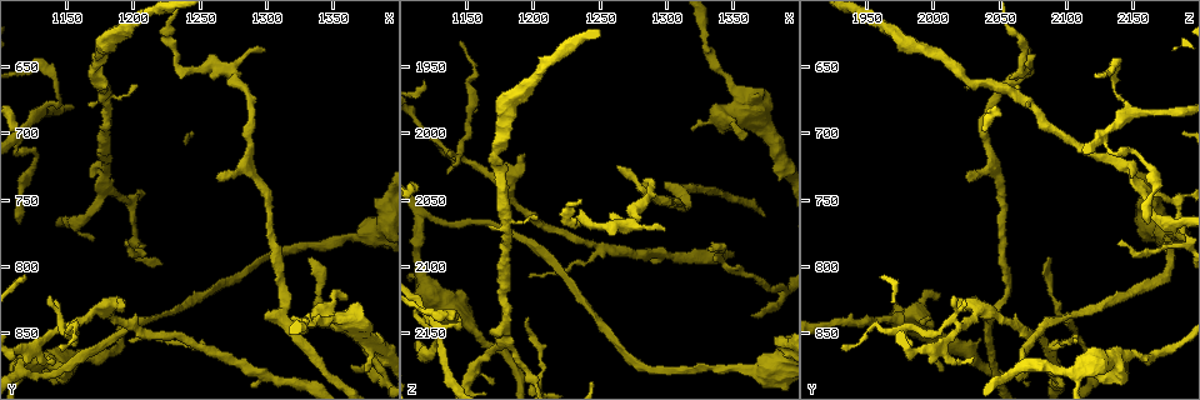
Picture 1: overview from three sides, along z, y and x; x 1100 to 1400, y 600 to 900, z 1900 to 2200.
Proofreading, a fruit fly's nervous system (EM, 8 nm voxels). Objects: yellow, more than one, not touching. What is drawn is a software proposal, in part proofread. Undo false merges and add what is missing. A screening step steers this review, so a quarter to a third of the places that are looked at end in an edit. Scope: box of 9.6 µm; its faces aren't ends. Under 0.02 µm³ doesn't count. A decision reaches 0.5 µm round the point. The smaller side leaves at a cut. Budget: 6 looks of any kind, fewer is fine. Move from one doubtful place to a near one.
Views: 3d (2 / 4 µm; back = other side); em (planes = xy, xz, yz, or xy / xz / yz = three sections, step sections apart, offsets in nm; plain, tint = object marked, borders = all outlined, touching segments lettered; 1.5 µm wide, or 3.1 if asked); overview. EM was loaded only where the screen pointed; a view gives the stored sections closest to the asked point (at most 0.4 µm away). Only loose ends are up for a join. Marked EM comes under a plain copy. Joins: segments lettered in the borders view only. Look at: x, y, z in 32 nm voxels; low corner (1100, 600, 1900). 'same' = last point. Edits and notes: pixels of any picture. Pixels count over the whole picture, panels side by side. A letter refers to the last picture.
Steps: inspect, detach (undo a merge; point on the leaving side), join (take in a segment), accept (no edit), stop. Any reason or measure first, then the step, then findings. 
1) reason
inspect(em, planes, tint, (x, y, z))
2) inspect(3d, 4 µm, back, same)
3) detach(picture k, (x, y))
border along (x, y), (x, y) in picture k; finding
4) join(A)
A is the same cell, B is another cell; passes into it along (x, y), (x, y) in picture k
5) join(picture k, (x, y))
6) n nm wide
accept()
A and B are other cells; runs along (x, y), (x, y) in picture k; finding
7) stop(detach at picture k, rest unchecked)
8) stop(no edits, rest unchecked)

an open end
inspect(em, planes, tint, (1364, 874, 2136))

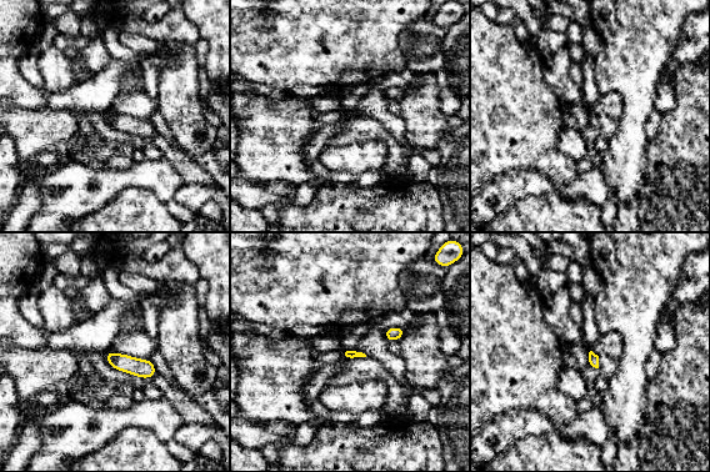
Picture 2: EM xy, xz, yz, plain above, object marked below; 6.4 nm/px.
inspect(em, planes, borders, same)

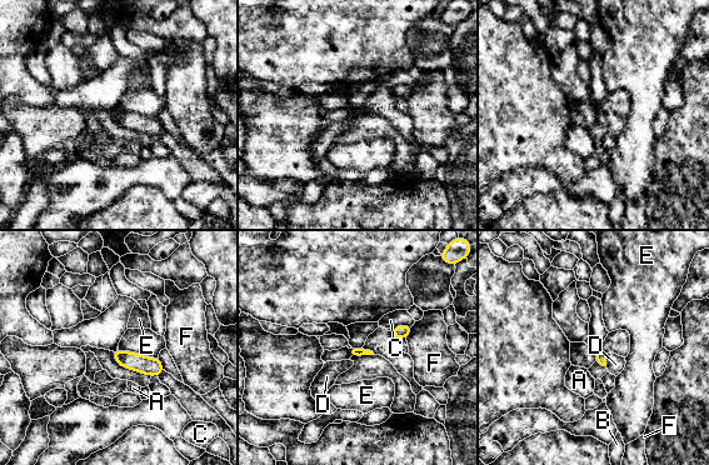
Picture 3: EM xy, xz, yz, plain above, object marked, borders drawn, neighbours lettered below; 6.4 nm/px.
C touches over 140 nm
join(D)
D is the same cell, A, B, C, E and F are other cells; passes into it along (600, 356), (605, 360), (615, 364) in picture 3; it goes on there

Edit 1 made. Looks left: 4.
inspect(overview)

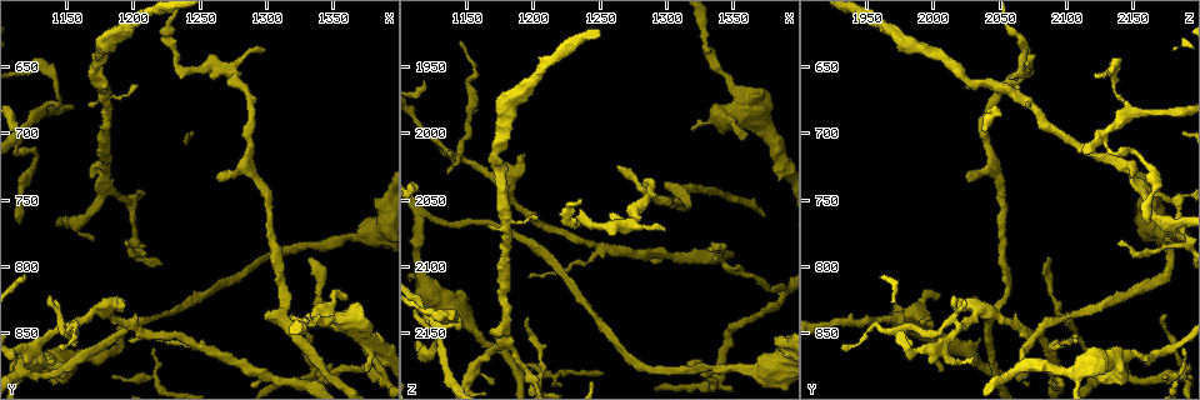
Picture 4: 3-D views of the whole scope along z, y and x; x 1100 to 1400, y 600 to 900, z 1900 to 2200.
three arms meet
inspect(em, planes, tint, (1148, 844, 2018))

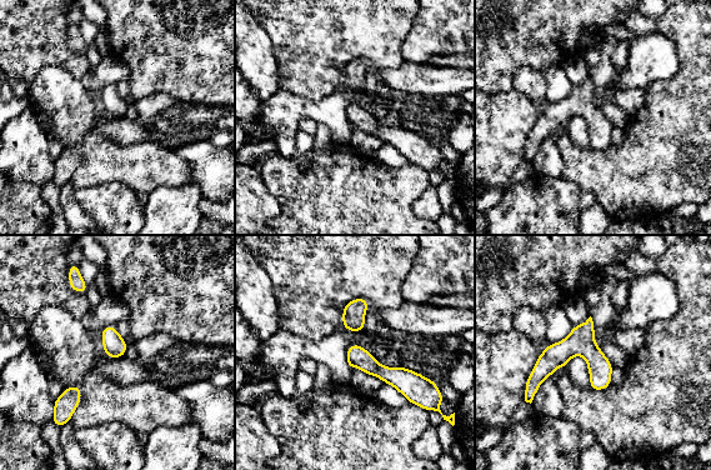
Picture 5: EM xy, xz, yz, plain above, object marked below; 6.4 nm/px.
inspect(em, planes, borders, same)

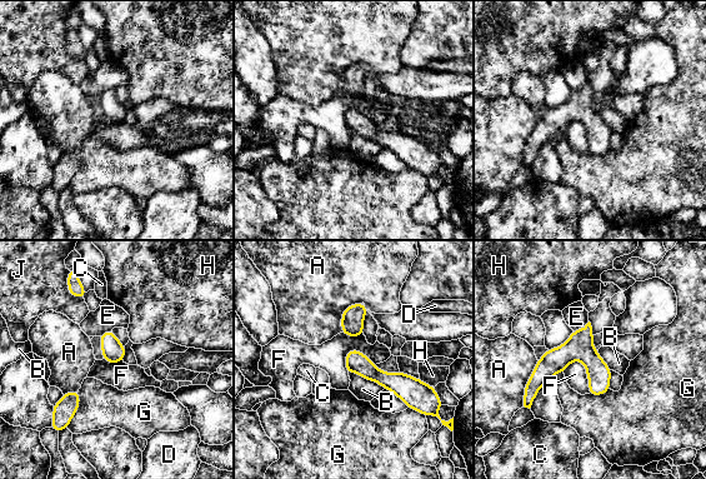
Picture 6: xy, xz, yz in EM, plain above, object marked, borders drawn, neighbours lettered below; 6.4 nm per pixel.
140 nm wide
accept()
A, B, C, D, E, F, G, H and J are other cells; border along (574, 359), (585, 368), (589, 393) in picture 6; continuous, no second cell

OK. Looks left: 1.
abrupt turn
inspect(em, planes, borders, (1132, 650, 2136))

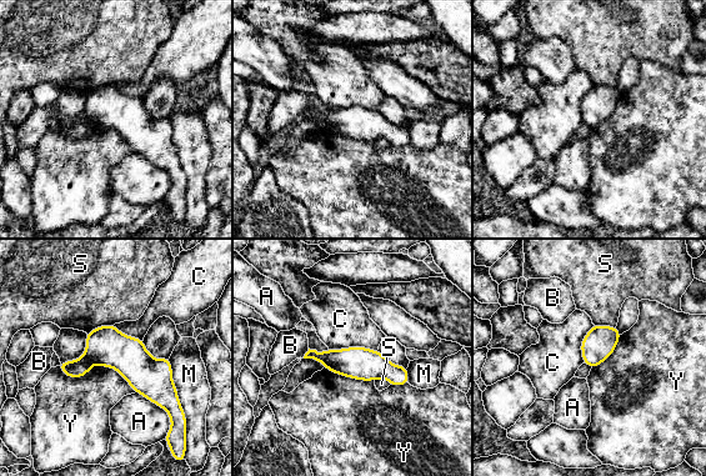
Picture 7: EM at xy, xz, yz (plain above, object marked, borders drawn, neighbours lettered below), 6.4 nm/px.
200 nm wide; Y touches over 550 nm
detach(picture 7, (311, 354))
A, B, C, M, S and Y are other cells; two cells meet here

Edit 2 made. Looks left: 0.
stop(join at picture 3, detach at picture 7, rest unchecked)

